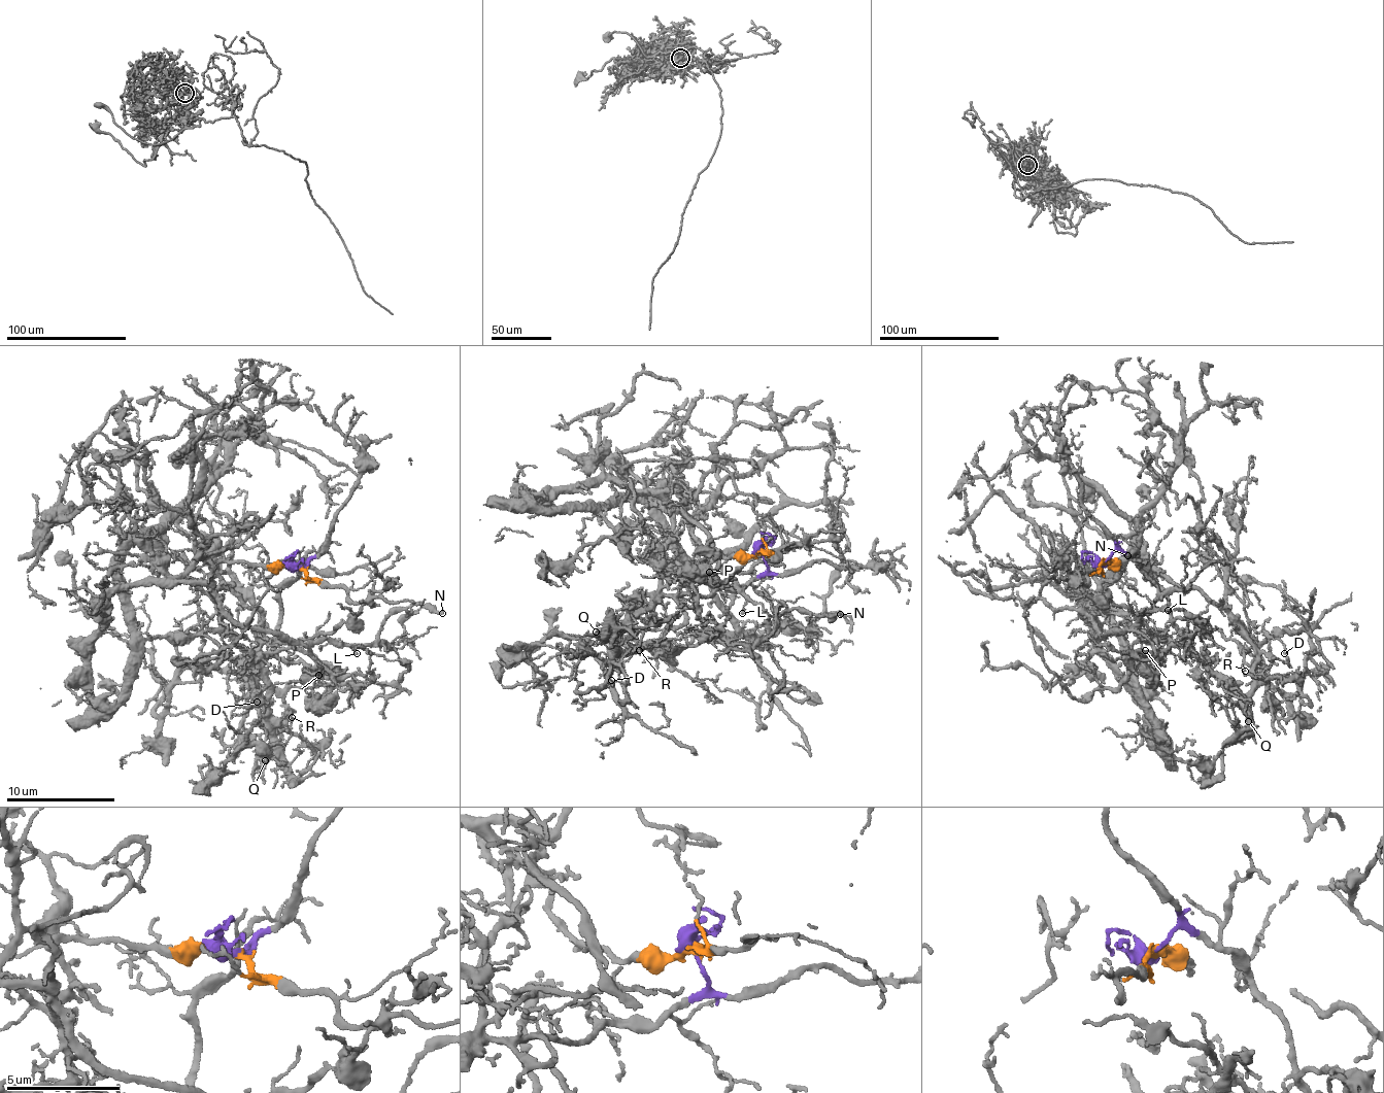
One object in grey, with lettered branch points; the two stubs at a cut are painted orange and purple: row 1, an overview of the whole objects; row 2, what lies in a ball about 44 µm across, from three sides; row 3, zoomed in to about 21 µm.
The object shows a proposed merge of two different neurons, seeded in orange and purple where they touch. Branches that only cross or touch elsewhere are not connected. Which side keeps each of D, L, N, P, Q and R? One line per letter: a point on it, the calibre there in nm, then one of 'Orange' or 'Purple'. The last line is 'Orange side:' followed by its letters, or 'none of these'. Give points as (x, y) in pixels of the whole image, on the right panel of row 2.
D: Place: (1284, 653). Thickness 130 nm. Purple
L: Place: (1168, 610). Thickness 120 nm. Orange
N: Place: (1127, 555). Thickness 170 nm. Orange
P: Place: (1145, 650). Thickness 110 nm. Orange
Q: Place: (1248, 721). Thickness 130 nm. Purple
R: Place: (1245, 671). Thickness 160 nm. Purple
Orange side: L, N, P

